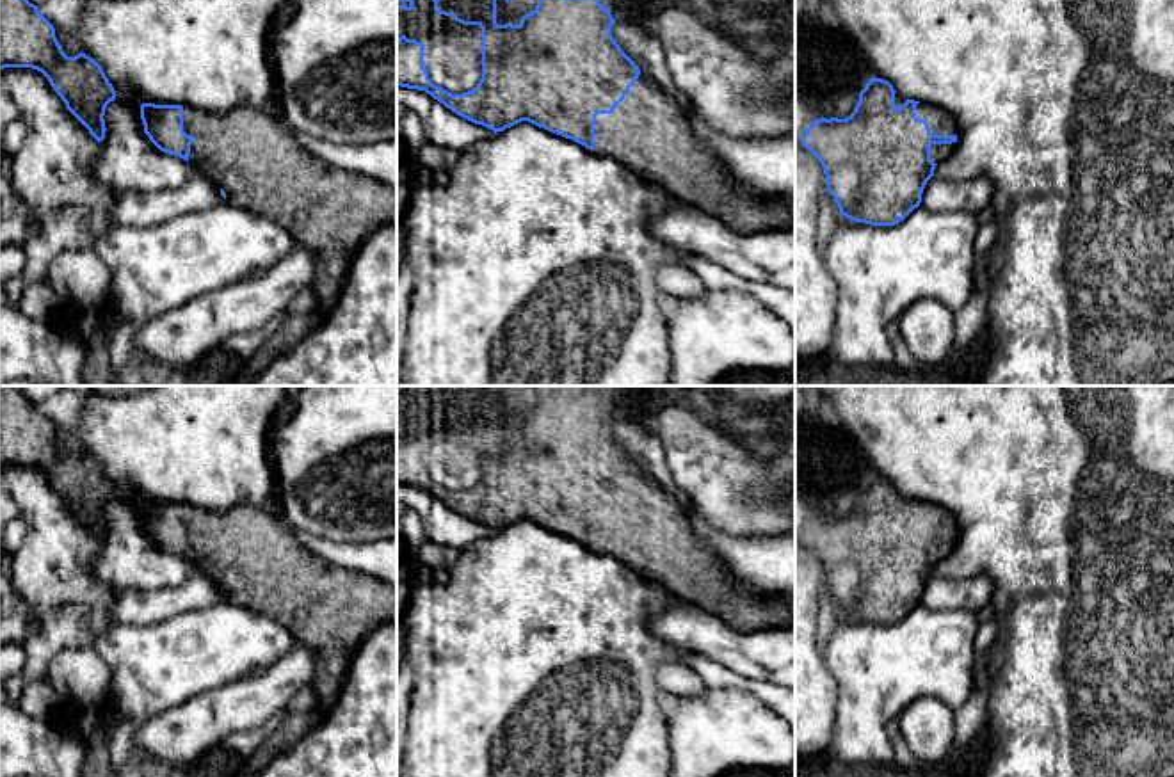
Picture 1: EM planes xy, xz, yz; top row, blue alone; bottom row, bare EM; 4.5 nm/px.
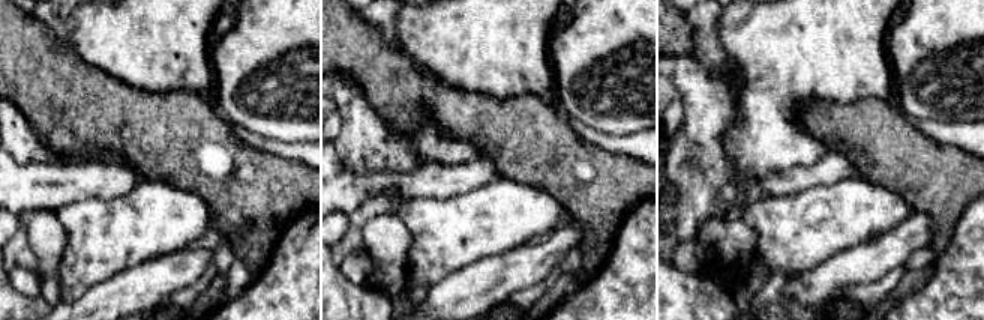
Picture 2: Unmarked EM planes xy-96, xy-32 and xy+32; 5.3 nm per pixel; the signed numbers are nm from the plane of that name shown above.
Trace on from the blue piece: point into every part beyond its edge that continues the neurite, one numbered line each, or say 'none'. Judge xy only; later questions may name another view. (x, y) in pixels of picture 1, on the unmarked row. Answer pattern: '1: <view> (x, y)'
1: xy (251, 552)

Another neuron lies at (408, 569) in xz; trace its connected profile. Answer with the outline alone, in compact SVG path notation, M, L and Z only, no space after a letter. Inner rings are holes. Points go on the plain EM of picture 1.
M397 533L397 628L402 622L407 601L418 581L418 574L420 565L413 551L409 549L402 535Z

